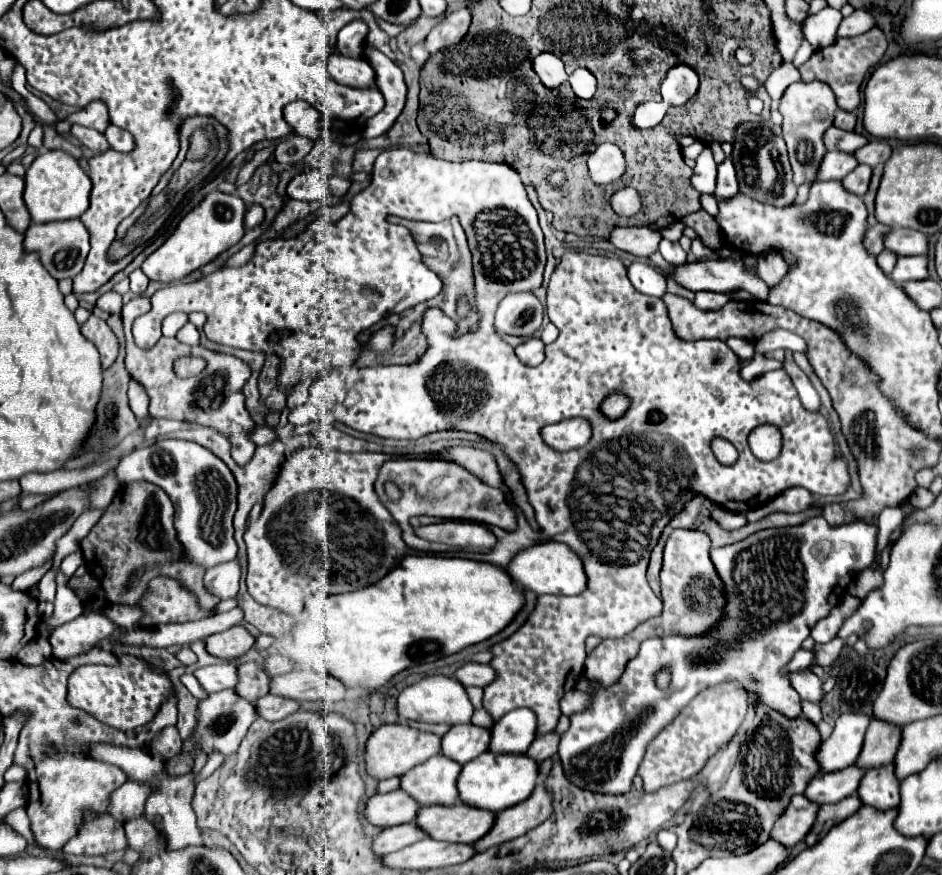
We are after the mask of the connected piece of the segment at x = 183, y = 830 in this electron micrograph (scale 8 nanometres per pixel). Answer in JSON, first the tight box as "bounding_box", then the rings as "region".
{"bounding_box":[88,742,224,850],"region":[[[100,742],[100,744],[90,744],[88,756],[92,756],[92,760],[104,760],[108,764],[114,764],[114,766],[122,768],[124,772],[128,772],[130,780],[148,784],[152,788],[152,792],[148,794],[146,806],[144,806],[144,816],[158,828],[160,834],[164,834],[168,838],[168,846],[172,850],[184,848],[188,844],[202,844],[200,828],[196,826],[196,814],[192,812],[192,796],[194,796],[196,784],[204,776],[210,776],[222,764],[224,756],[214,754],[214,756],[210,756],[210,760],[206,762],[206,766],[200,772],[196,772],[196,774],[182,774],[182,776],[168,774],[164,764],[160,764],[160,760],[152,758],[148,752],[144,752],[140,748],[124,748],[124,746]]]}

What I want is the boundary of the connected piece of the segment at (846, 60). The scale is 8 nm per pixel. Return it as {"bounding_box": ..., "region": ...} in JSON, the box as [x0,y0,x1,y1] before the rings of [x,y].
{"bounding_box":[800,28,888,112],"region":[[[872,28],[872,30],[868,30],[868,32],[864,32],[856,38],[854,36],[852,38],[840,38],[832,46],[816,50],[810,56],[810,60],[800,66],[800,74],[802,74],[804,80],[826,82],[836,94],[838,108],[846,110],[846,112],[854,112],[860,104],[860,84],[862,84],[868,68],[876,66],[882,60],[886,46],[888,46],[888,42],[886,42],[880,28]]]}

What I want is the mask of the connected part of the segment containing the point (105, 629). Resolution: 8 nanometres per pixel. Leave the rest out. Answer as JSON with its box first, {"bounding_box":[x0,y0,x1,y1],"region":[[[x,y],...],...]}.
{"bounding_box":[50,598,118,660],"region":[[[96,598],[92,600],[88,614],[58,626],[50,636],[52,658],[66,660],[68,656],[80,656],[80,652],[88,652],[88,648],[110,636],[118,628],[118,624],[102,612],[106,604],[106,600]]]}

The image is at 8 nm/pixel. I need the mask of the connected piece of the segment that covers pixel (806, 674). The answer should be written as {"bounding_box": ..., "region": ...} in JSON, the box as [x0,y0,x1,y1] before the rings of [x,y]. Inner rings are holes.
{"bounding_box":[792,670,824,704],"region":[[[800,670],[800,672],[792,672],[792,686],[794,690],[800,694],[802,700],[820,704],[820,700],[824,698],[824,690],[822,690],[822,680],[818,676],[814,676],[810,670]]]}

